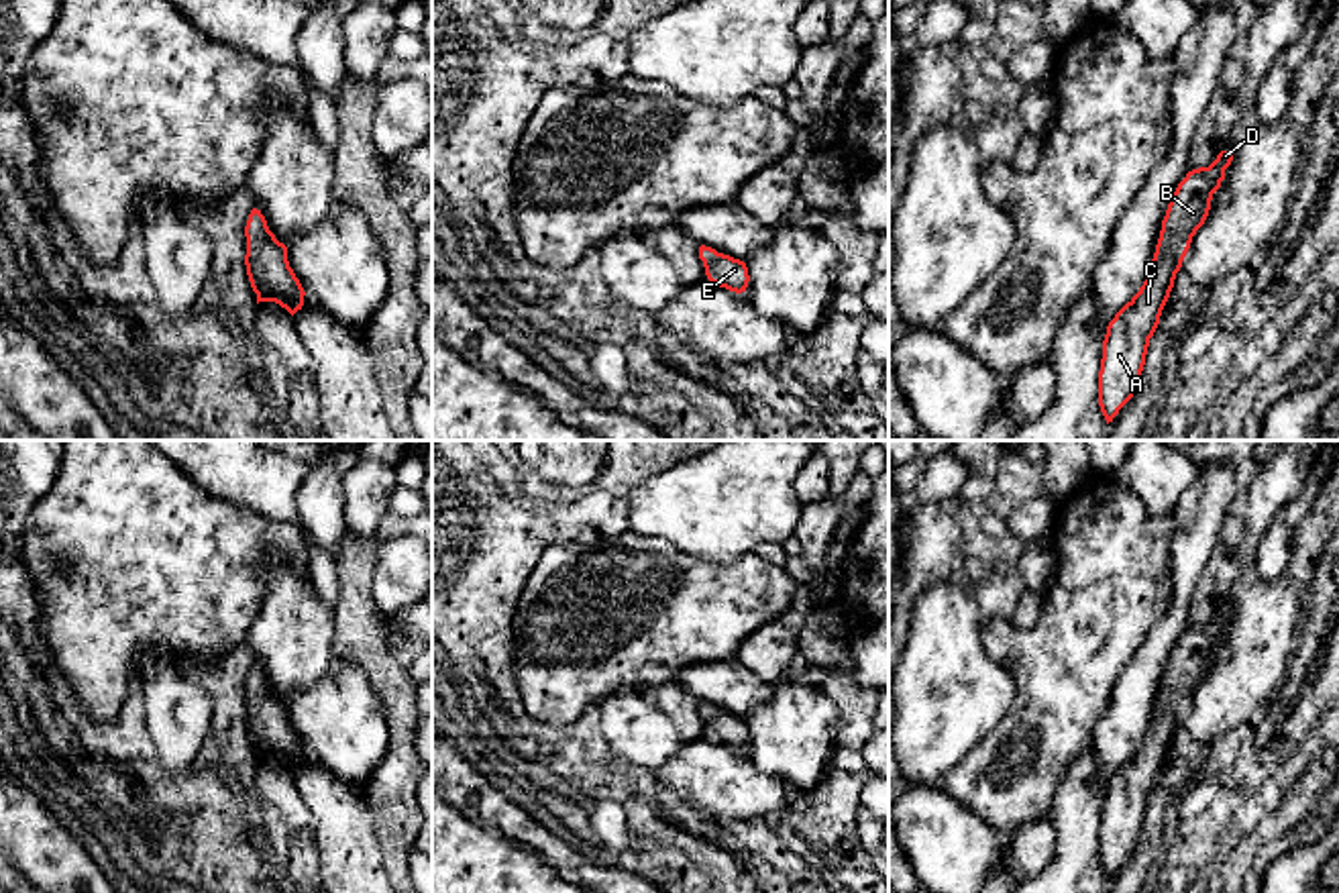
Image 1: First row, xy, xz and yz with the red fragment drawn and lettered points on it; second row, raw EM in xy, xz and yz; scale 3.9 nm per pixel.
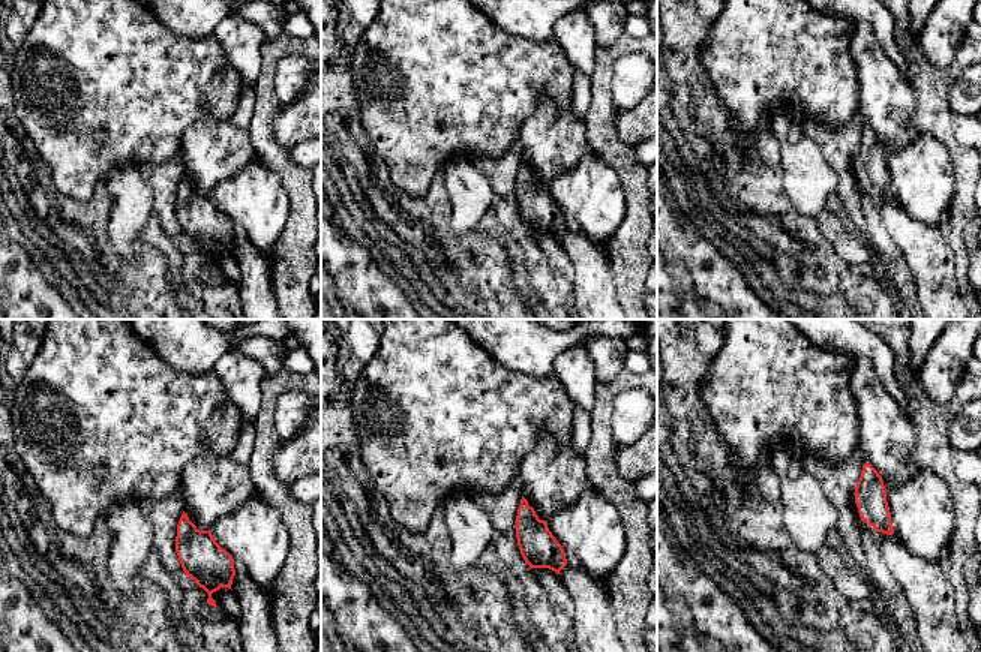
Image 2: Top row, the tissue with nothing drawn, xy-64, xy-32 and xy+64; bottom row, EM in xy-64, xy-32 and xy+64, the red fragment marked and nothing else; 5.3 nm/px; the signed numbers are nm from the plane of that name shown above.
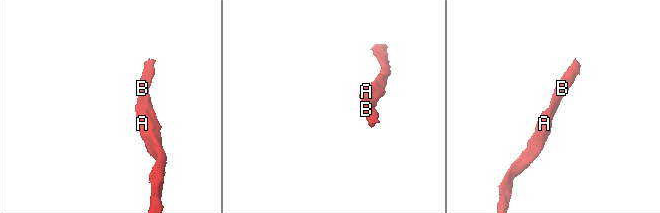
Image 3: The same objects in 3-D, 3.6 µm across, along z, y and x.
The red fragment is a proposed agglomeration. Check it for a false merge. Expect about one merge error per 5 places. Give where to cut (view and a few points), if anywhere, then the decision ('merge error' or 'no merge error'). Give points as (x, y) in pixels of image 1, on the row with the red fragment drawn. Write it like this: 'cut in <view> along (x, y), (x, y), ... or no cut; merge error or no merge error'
no cut; no merge error

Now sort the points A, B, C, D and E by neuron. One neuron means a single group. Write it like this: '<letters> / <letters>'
A B C D E

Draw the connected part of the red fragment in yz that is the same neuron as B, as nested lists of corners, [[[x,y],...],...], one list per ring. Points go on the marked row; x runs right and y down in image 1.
[[[1221,151],[1209,167],[1188,171],[1178,183],[1162,220],[1147,277],[1107,326],[1099,371],[1099,406],[1107,424],[1139,385],[1149,338],[1160,324],[1176,273],[1192,237],[1209,216],[1213,194],[1221,188],[1231,161],[1233,153]]]

